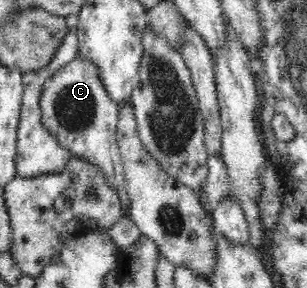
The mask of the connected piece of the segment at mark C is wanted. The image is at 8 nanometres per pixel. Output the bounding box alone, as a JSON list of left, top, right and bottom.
[40,55,131,215]

